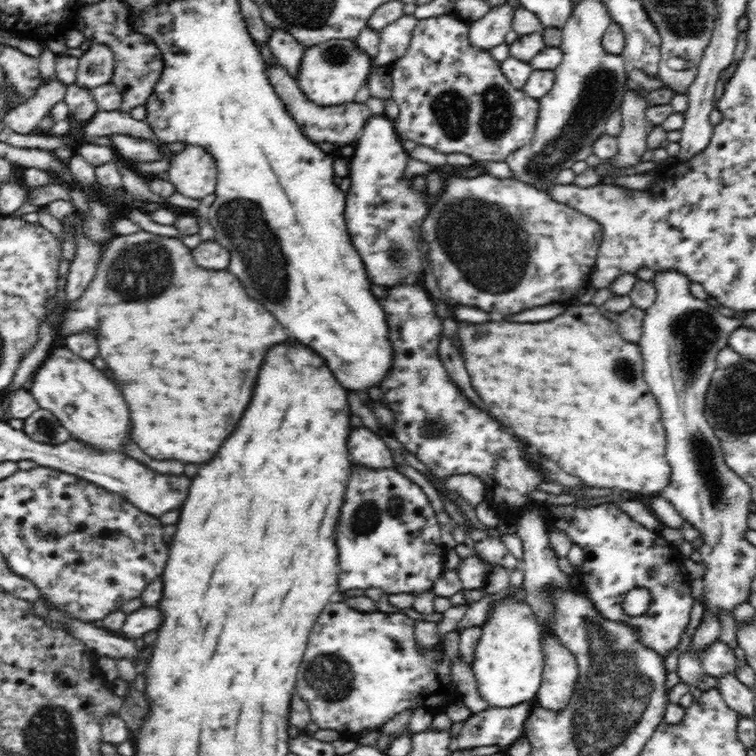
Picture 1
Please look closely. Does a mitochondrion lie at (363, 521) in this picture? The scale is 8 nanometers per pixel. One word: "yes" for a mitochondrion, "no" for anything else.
yes

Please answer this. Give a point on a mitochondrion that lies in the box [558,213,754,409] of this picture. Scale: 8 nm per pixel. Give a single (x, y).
(693, 331)

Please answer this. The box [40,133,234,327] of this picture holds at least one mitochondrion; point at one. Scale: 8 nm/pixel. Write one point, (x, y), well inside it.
(143, 272)

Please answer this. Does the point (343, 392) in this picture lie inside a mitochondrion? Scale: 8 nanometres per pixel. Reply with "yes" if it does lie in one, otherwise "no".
no

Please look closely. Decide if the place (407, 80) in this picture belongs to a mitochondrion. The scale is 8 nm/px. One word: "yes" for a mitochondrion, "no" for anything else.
no

